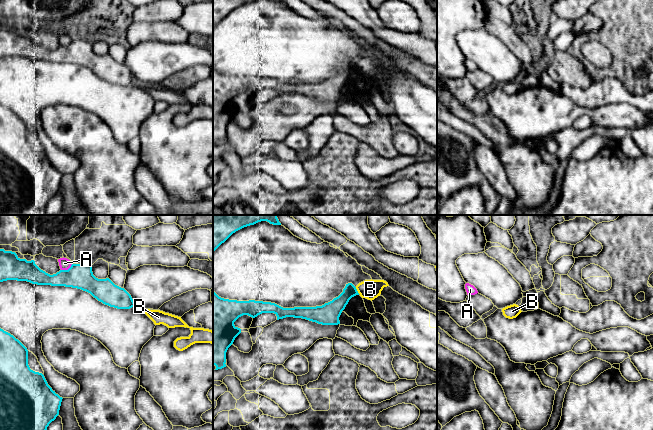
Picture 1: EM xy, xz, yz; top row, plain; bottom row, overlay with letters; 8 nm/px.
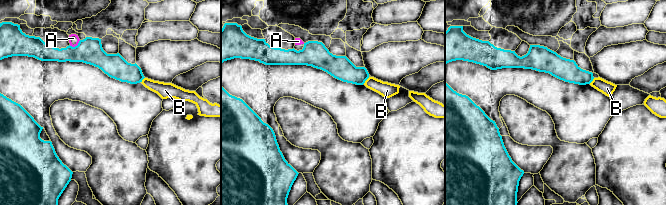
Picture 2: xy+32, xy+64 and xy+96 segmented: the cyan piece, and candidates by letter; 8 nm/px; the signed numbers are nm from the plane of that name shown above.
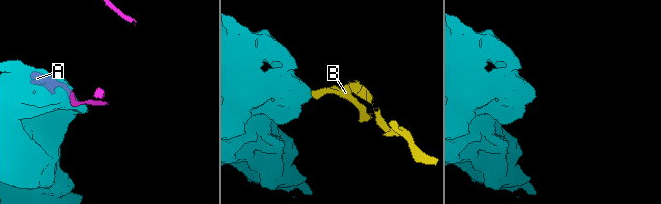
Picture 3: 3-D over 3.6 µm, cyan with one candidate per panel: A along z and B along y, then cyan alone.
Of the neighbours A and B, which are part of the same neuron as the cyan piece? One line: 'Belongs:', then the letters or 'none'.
Belongs: none

